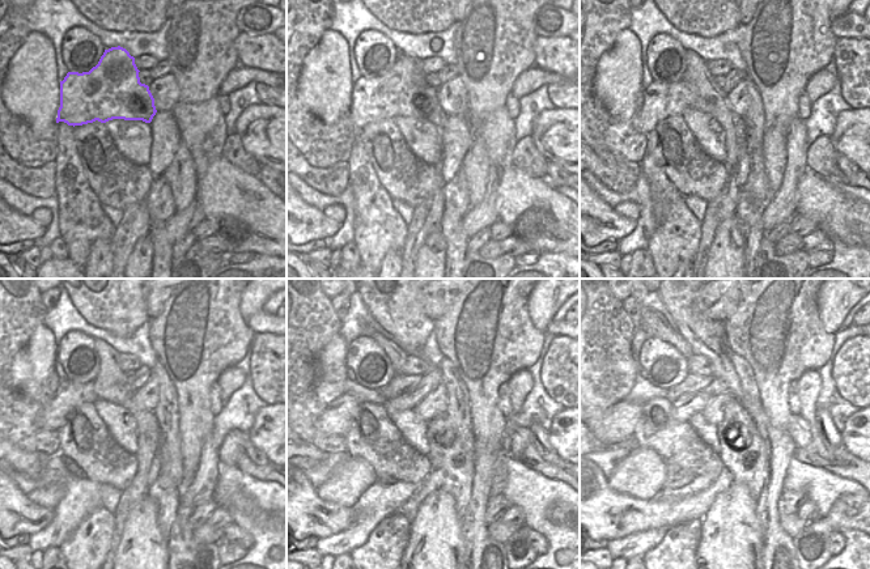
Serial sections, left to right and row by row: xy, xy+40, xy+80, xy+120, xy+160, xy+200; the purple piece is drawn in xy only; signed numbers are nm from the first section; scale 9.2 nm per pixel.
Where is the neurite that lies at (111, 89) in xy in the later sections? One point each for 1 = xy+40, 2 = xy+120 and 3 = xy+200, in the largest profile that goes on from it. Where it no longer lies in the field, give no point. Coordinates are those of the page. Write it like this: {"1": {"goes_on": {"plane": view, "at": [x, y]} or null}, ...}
{"1": {"goes_on": {"plane": "xy+40", "at": [372, 100]}}, "2": {"goes_on": {"plane": "xy+120", "at": [52, 416]}}, "3": {"goes_on": {"plane": "xy+200", "at": [618, 423]}}}

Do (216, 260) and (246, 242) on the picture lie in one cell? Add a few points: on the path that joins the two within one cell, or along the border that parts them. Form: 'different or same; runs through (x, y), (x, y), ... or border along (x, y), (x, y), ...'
different; border along (220, 255), (223, 264)

